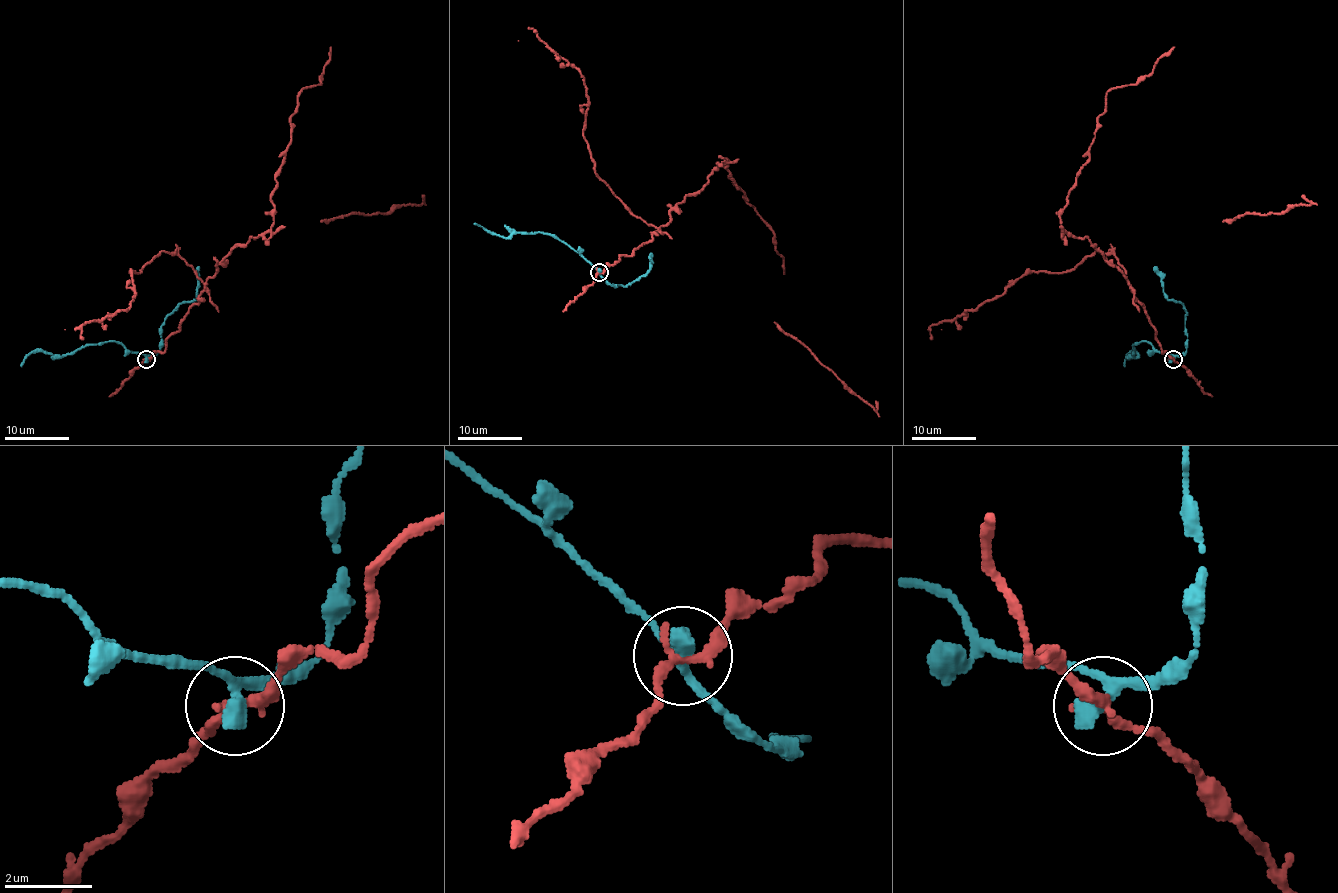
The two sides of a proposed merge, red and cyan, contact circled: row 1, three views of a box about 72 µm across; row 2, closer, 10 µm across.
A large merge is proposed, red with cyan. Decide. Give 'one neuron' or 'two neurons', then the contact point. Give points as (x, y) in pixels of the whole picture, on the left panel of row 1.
two neurons | (146, 359)

